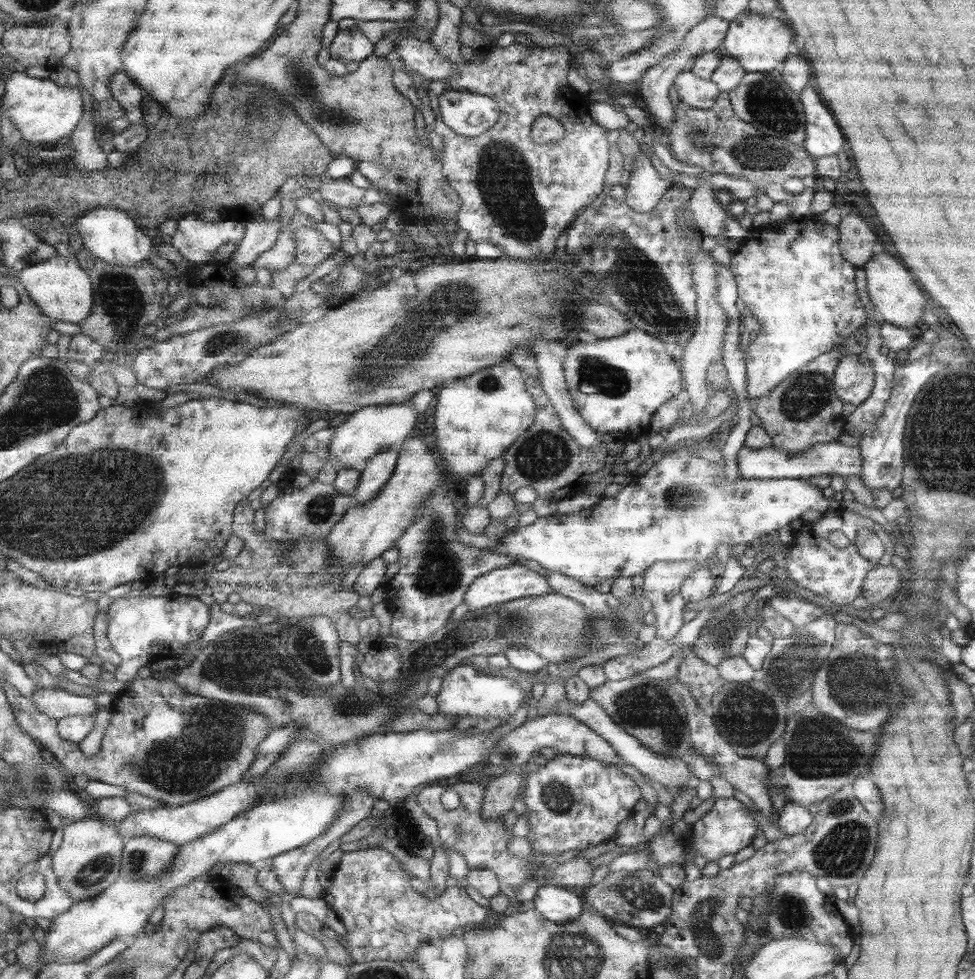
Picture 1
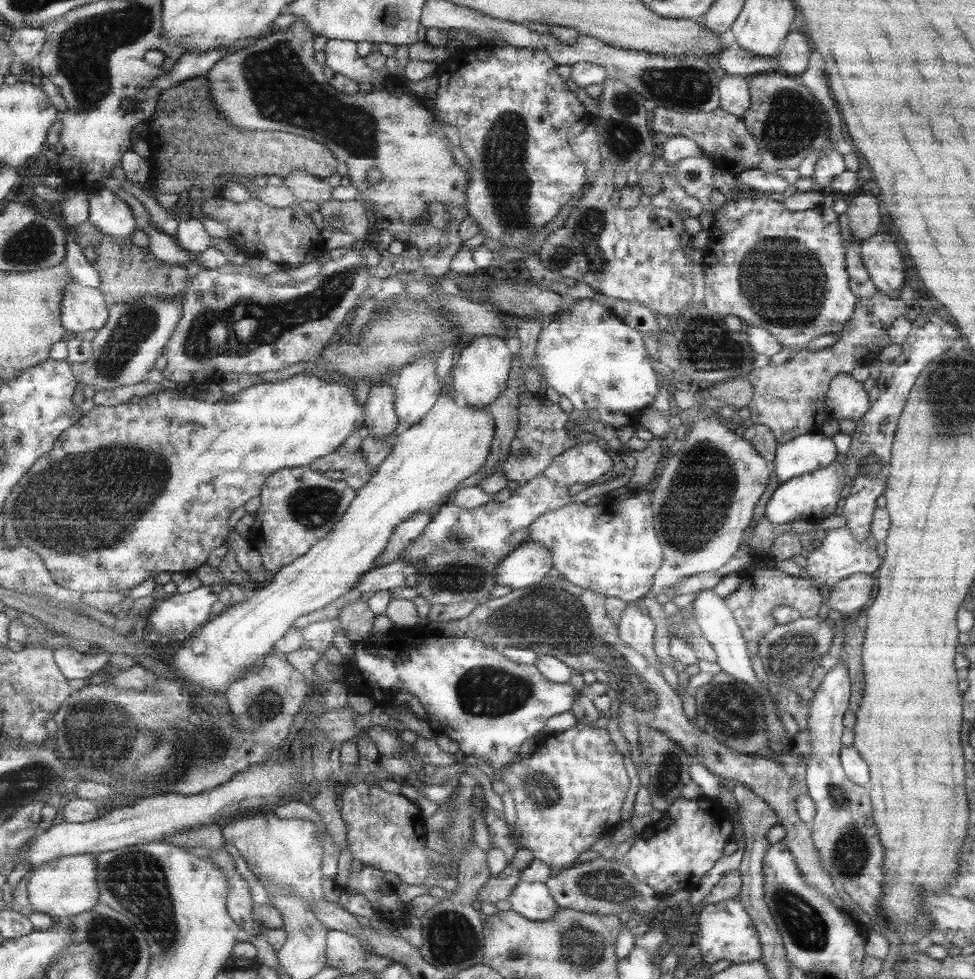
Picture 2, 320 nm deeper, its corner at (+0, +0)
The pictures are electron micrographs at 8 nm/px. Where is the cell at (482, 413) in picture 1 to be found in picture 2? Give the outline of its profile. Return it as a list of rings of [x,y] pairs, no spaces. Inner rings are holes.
[[[482,336],[462,348],[453,363],[452,381],[456,397],[462,404],[487,409],[507,388],[514,358],[520,352],[518,337]]]

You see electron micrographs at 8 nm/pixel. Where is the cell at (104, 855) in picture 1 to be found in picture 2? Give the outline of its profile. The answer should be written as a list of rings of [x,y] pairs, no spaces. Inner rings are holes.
[[[98,855],[64,856],[34,869],[27,885],[28,902],[34,912],[65,920],[91,910],[100,901]]]

